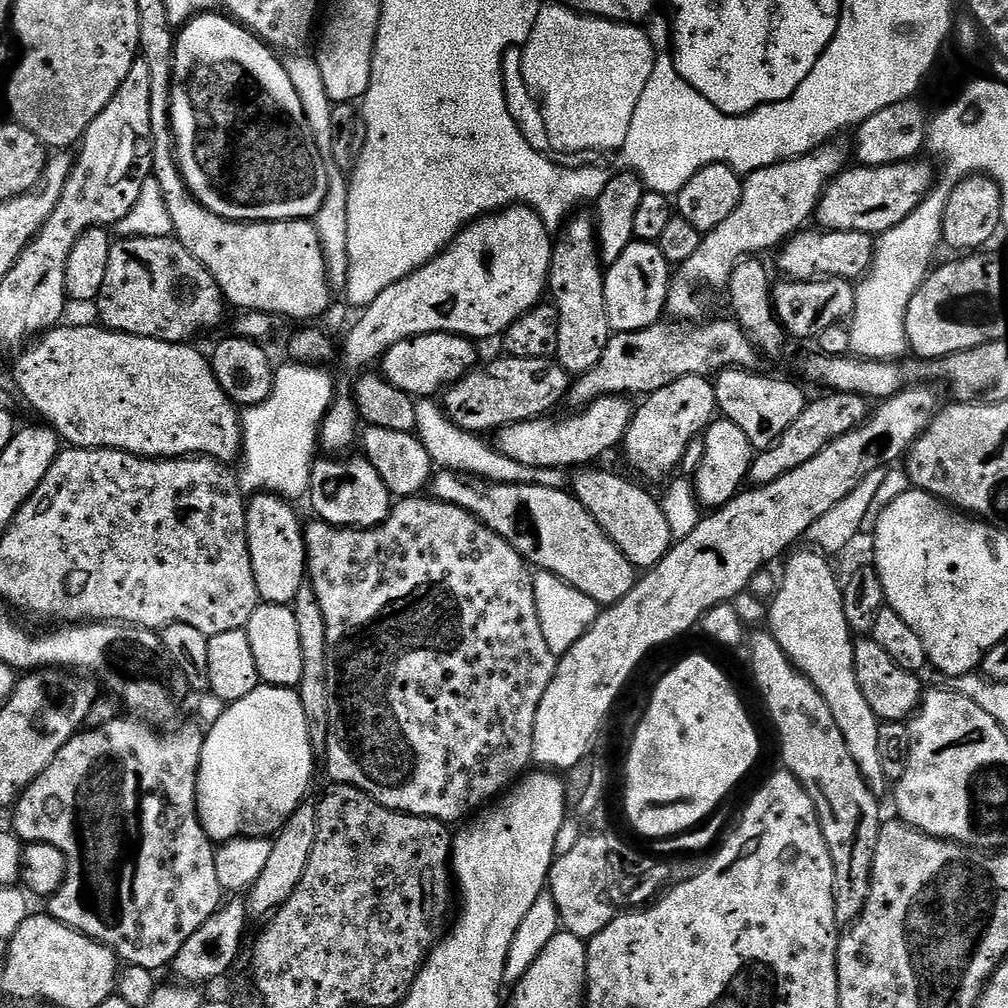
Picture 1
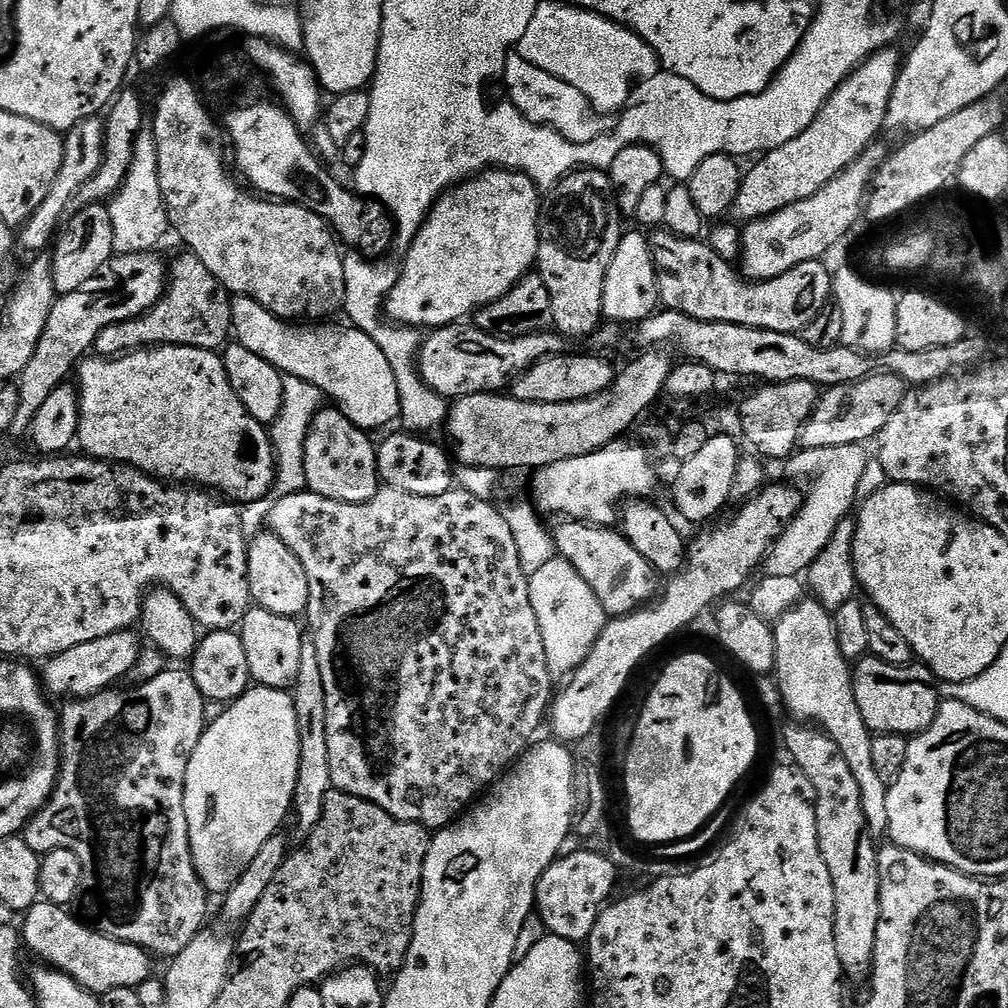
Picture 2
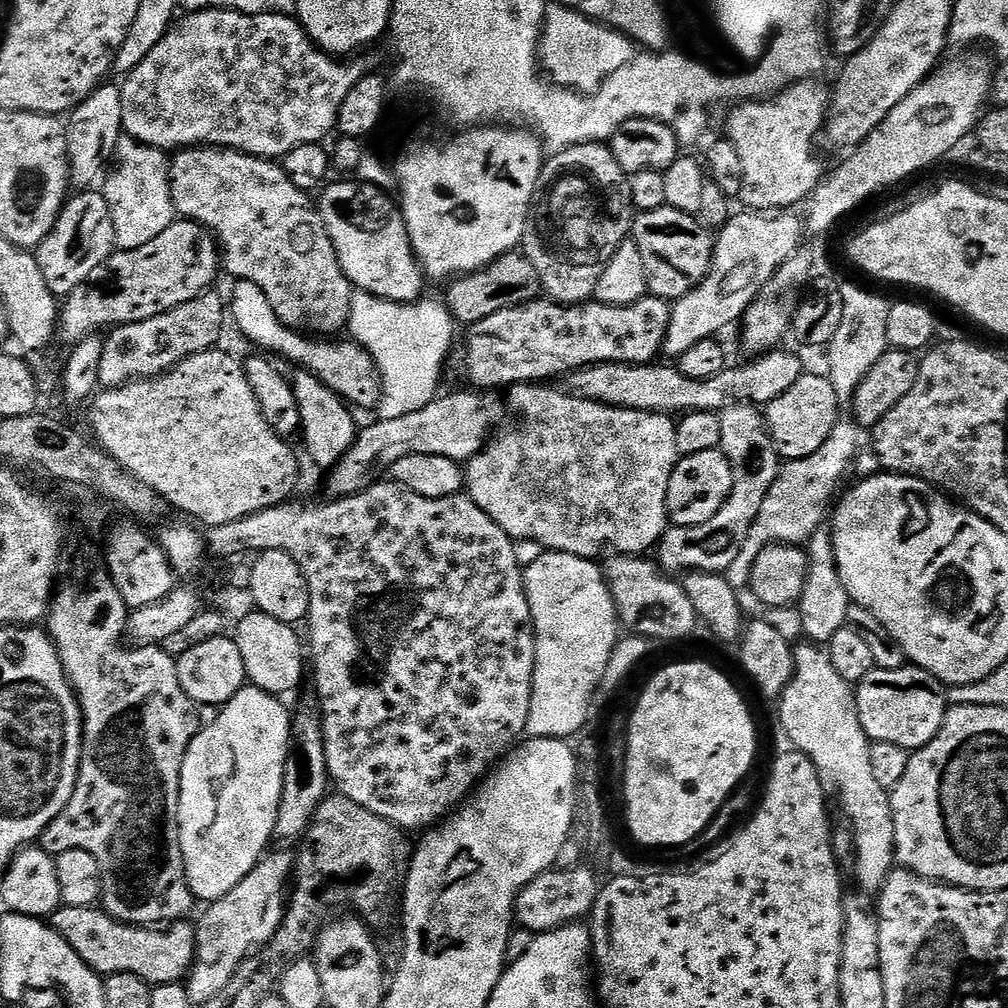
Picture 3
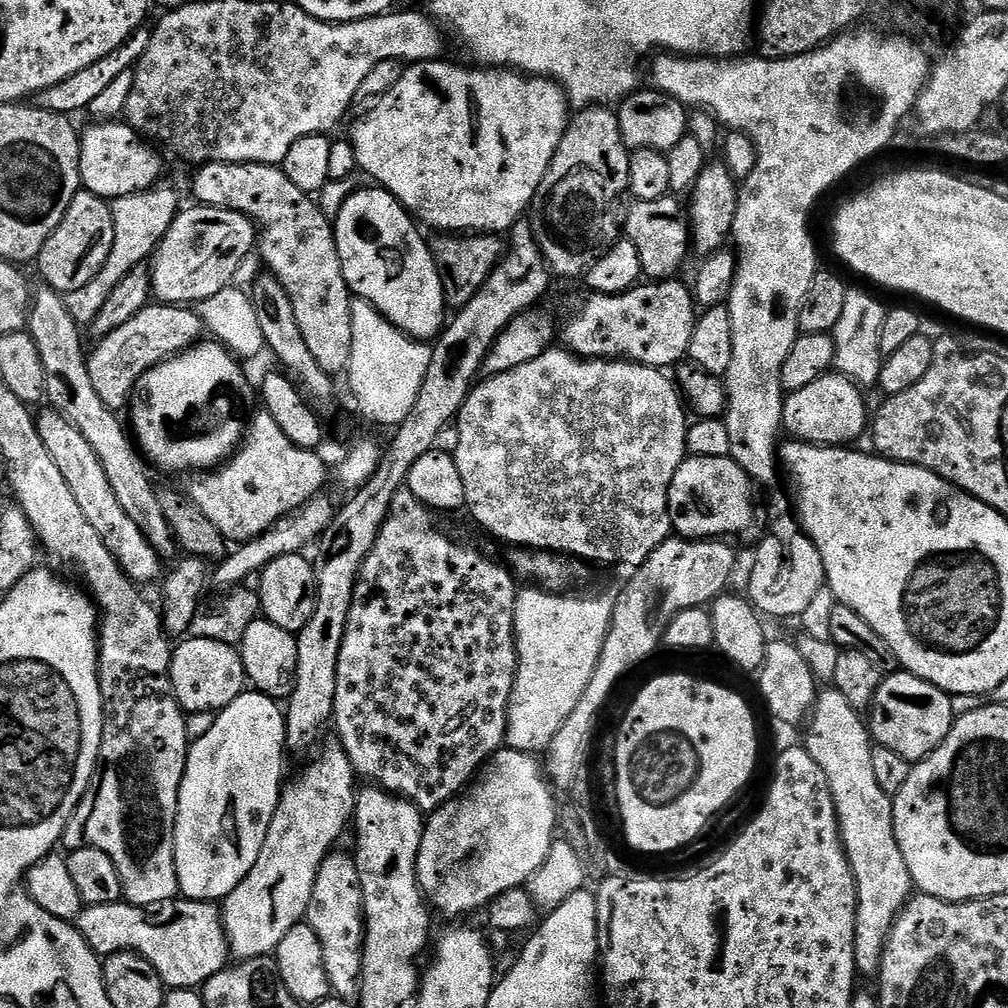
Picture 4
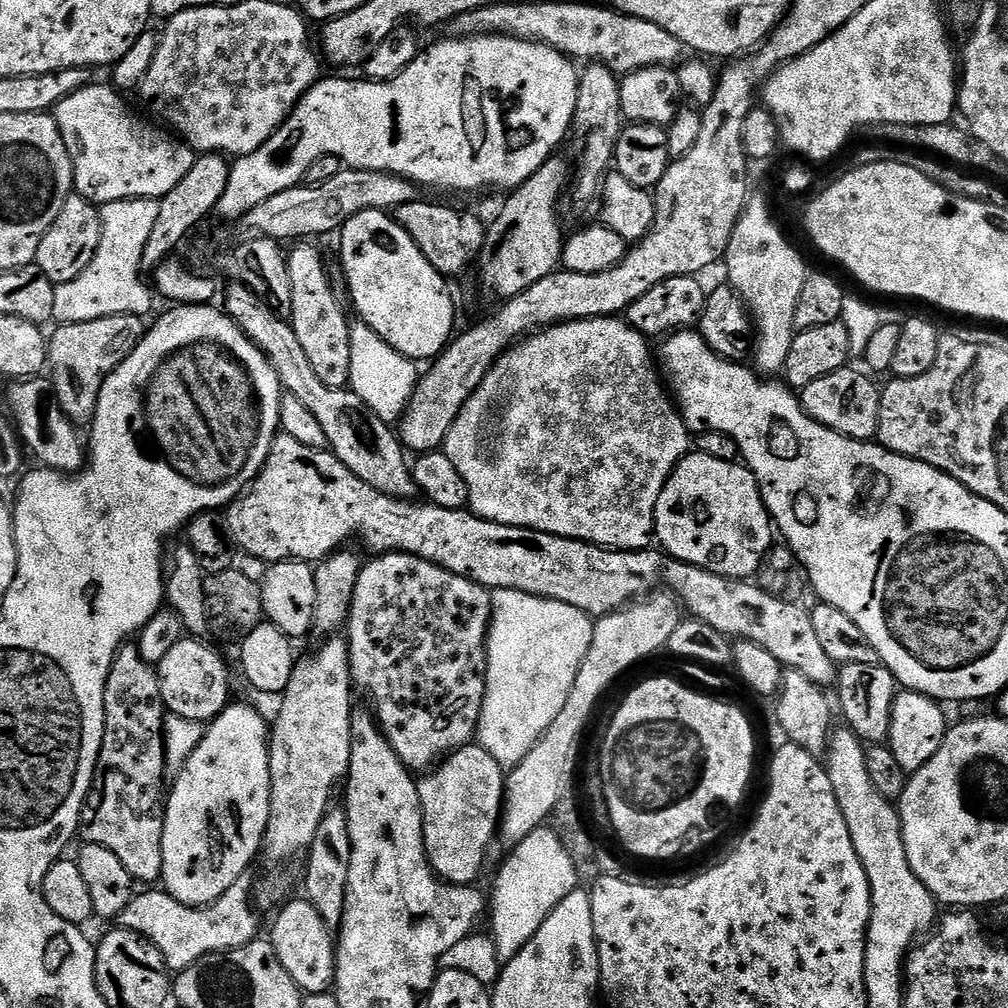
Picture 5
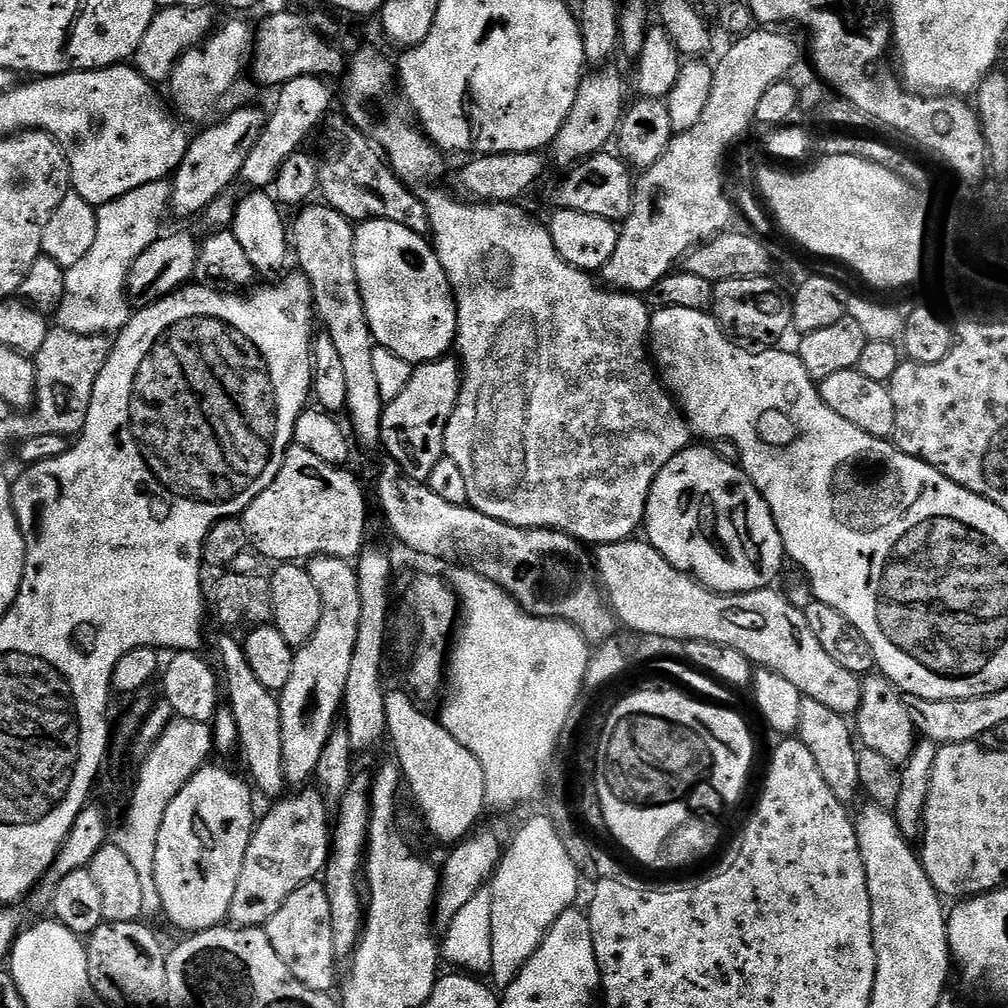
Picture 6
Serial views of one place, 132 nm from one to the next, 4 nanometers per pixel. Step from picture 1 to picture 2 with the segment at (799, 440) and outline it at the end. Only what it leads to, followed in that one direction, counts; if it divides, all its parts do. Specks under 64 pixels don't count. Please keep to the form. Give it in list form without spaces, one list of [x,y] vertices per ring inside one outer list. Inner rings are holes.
[[[883,370],[873,371],[871,376],[853,384],[823,389],[819,393],[810,418],[806,418],[802,426],[799,447],[817,450],[822,447],[850,446],[851,444],[867,445],[875,441],[880,435],[882,426],[890,422],[894,410],[902,406],[905,391],[906,385],[902,378]]]

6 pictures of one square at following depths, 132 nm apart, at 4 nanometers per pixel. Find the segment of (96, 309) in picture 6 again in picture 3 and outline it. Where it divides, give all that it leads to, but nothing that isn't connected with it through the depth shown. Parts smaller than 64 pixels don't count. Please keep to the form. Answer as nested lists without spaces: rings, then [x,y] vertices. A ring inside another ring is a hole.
[[[127,134],[118,138],[114,167],[107,173],[102,191],[106,206],[110,206],[110,218],[114,222],[114,238],[119,251],[136,250],[145,246],[177,221],[178,213],[172,197],[169,171],[169,153],[161,148],[146,146]]]

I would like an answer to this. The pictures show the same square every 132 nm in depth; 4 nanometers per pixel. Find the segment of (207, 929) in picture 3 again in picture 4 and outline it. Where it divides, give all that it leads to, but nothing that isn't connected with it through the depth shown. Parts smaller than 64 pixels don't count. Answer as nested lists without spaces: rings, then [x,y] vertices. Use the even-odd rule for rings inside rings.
[[[338,742],[327,744],[315,753],[317,756],[293,780],[291,777],[283,785],[276,813],[270,822],[270,830],[266,830],[262,854],[258,854],[258,862],[254,862],[250,874],[246,874],[240,885],[222,901],[224,929],[228,935],[231,955],[237,961],[272,956],[282,938],[286,938],[294,925],[307,917],[310,894],[314,894],[314,878],[318,878],[318,866],[322,866],[329,852],[333,851],[335,844],[332,843],[347,828],[349,831],[353,823],[356,815],[358,777],[344,747]]]

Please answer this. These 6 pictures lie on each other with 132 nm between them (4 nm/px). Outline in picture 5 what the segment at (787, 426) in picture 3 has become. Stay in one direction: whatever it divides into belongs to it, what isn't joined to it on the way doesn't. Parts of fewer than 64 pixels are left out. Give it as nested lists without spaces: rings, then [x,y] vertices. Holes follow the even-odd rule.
[[[852,366],[839,368],[834,374],[826,374],[799,393],[800,404],[804,412],[810,414],[822,426],[834,430],[851,440],[871,441],[878,430],[881,389],[871,380],[871,375],[863,376],[855,372]]]

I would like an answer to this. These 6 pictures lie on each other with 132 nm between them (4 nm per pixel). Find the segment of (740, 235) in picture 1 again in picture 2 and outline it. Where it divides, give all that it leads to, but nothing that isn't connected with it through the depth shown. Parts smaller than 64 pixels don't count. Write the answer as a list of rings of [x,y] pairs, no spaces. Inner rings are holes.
[[[892,46],[882,48],[879,52],[869,56],[867,60],[864,60],[863,63],[855,68],[855,70],[853,70],[853,72],[851,72],[843,82],[841,82],[838,86],[838,90],[834,90],[834,94],[830,94],[830,98],[822,106],[822,110],[814,118],[814,122],[810,122],[810,126],[806,130],[802,130],[802,134],[798,134],[798,138],[790,138],[790,142],[786,142],[786,146],[778,146],[774,150],[763,153],[763,155],[753,163],[757,164],[754,165],[752,169],[747,169],[747,171],[744,172],[744,180],[740,184],[738,198],[734,202],[734,206],[731,211],[731,215],[733,217],[737,216],[737,218],[735,217],[737,221],[747,222],[750,220],[760,220],[764,216],[774,214],[778,210],[782,210],[794,202],[802,202],[802,198],[810,198],[810,194],[818,194],[818,190],[822,190],[822,186],[826,186],[826,182],[830,182],[835,176],[842,174],[842,170],[846,170],[850,167],[850,165],[853,164],[853,162],[855,162],[856,159],[872,145],[877,137],[879,137],[876,136],[879,132],[883,133],[885,131],[884,123],[886,122],[886,110],[890,106],[890,96],[894,94],[894,86],[898,82],[900,69],[902,67],[902,56],[899,56],[894,49],[895,47]]]

